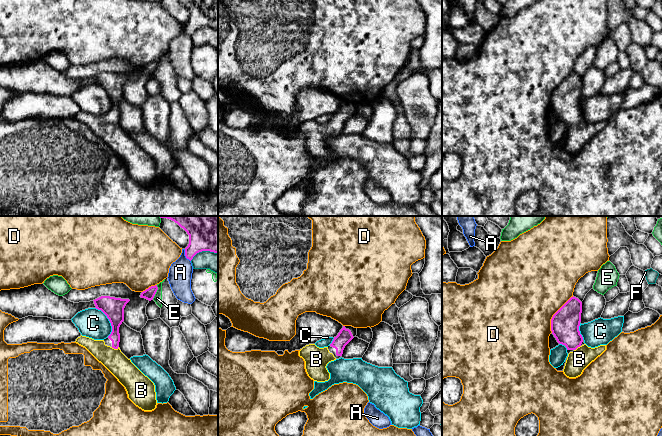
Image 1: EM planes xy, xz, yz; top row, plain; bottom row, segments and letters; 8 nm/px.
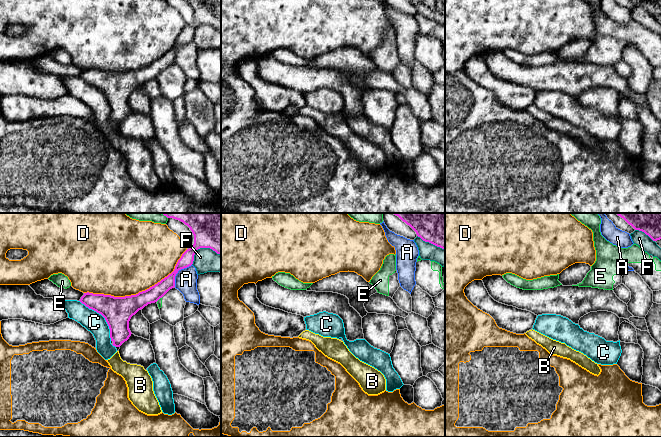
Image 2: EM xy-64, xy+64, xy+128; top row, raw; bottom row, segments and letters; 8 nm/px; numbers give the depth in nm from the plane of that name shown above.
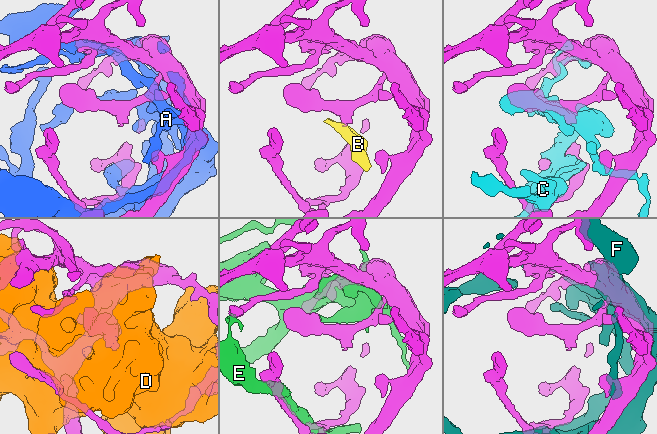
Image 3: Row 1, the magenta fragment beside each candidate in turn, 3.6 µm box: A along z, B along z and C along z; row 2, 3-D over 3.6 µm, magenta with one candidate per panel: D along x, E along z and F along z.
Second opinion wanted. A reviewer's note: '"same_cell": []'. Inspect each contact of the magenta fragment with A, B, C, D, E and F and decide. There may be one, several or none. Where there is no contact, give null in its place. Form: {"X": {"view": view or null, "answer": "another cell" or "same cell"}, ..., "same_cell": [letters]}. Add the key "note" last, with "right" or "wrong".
{"A": {"view": "xy", "answer": "another cell"}, "B": {"view": "xy", "answer": "same cell"}, "C": {"view": "xy", "answer": "another cell"}, "D": {"view": "yz", "answer": "another cell"}, "E": {"view": "xy", "answer": "another cell"}, "F": {"view": "xy", "answer": "another cell"}, "same_cell": ["B"], "note": "wrong"}

